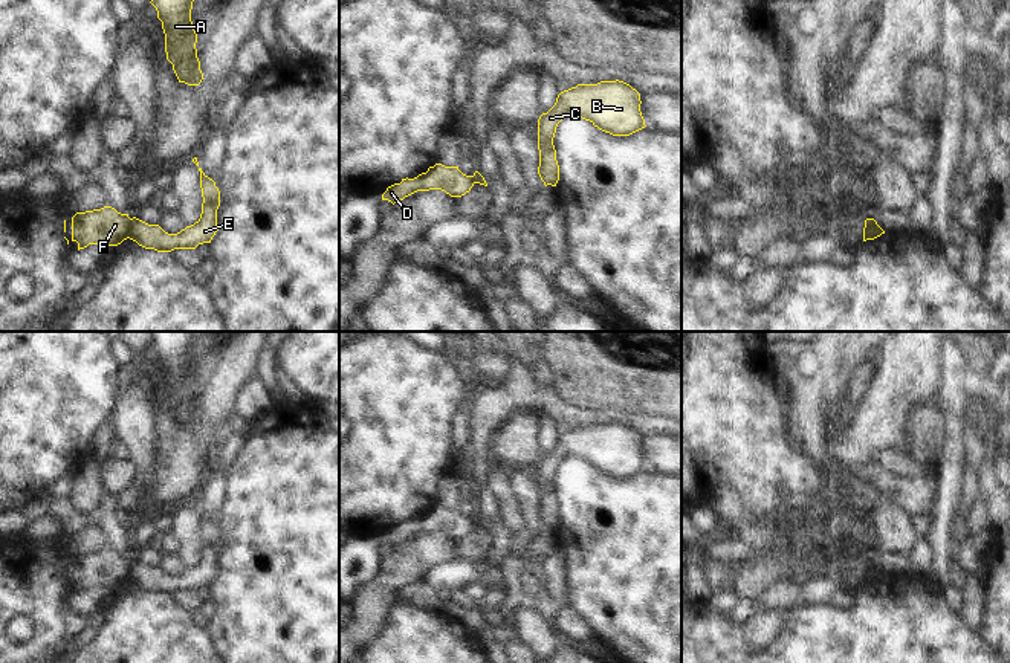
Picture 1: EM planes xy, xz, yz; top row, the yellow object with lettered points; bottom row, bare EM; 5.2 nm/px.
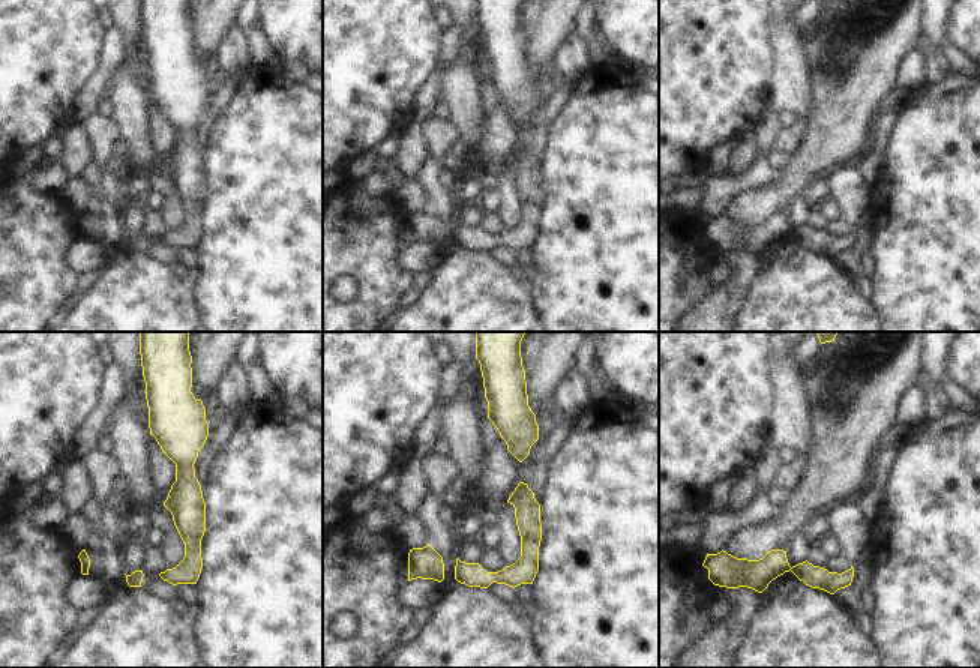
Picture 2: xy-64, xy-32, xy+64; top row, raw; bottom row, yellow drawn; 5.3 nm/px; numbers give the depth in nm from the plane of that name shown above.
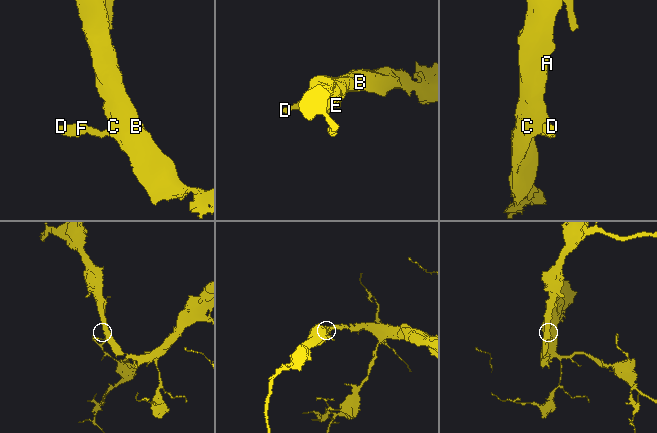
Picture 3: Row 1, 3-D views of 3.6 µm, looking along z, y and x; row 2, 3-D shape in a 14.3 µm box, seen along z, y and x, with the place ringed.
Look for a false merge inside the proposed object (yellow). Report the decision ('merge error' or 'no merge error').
merge error

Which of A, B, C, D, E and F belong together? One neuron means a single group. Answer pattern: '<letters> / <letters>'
A B C E / D F

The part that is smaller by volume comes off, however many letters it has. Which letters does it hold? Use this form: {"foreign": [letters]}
{"foreign": ["D", "F"]}

